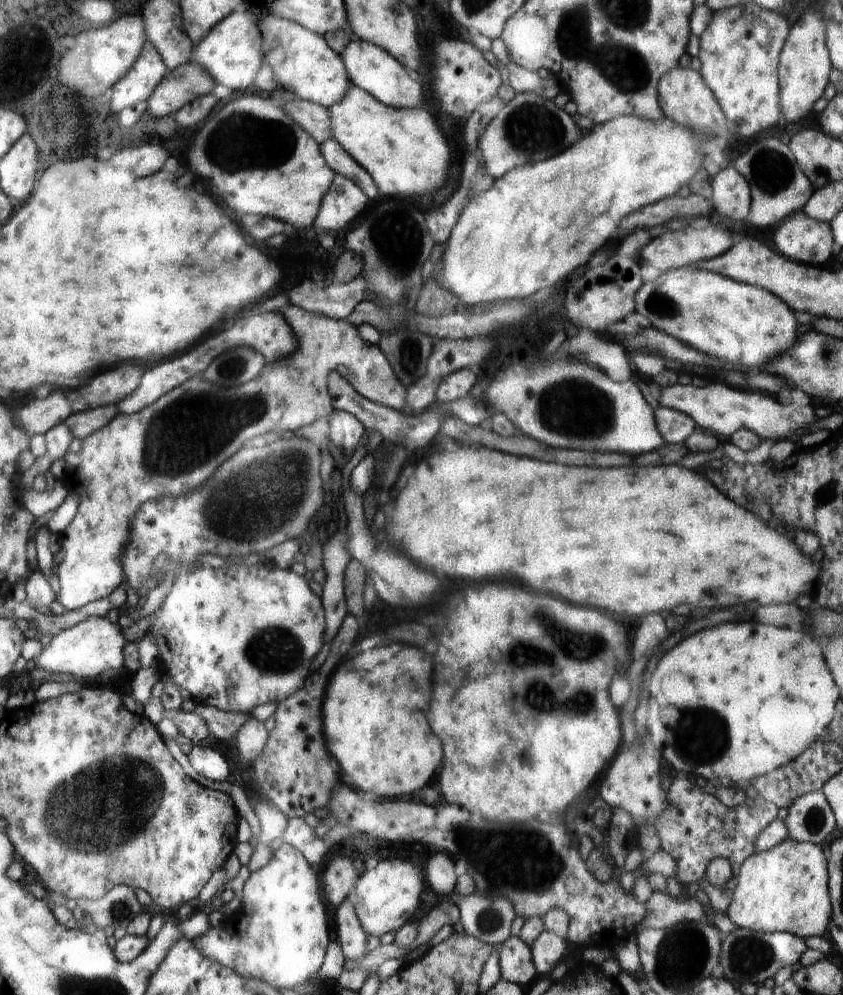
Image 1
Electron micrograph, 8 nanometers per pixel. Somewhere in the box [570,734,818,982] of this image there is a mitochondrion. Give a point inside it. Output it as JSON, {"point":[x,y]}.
{"point":[750,953]}

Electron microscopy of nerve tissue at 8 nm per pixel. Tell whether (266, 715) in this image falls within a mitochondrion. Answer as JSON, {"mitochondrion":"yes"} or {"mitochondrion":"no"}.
{"mitochondrion":"no"}

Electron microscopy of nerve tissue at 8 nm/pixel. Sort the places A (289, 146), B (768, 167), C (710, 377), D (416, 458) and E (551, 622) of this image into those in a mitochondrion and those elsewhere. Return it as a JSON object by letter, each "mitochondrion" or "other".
{"A":"mitochondrion","B":"mitochondrion","C":"other","D":"other","E":"mitochondrion"}

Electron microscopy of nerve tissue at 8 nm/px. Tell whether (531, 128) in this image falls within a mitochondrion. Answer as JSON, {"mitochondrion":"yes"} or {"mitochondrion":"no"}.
{"mitochondrion":"yes"}

